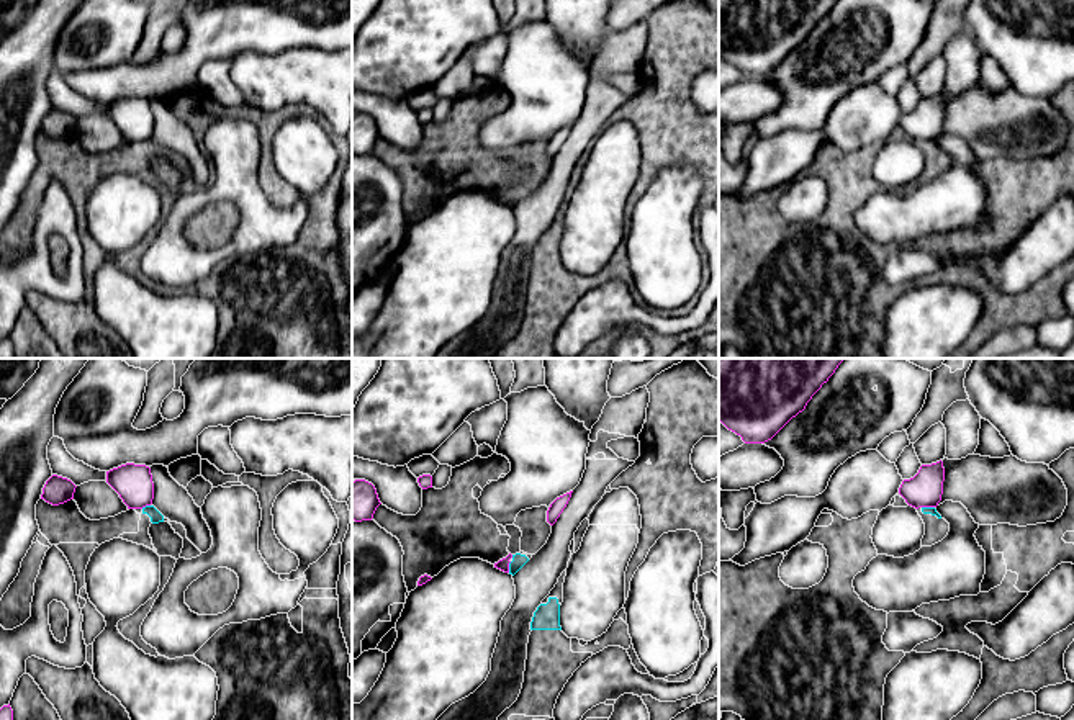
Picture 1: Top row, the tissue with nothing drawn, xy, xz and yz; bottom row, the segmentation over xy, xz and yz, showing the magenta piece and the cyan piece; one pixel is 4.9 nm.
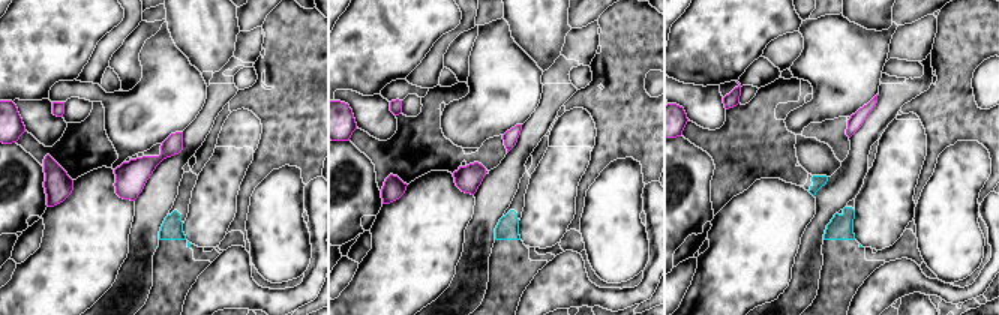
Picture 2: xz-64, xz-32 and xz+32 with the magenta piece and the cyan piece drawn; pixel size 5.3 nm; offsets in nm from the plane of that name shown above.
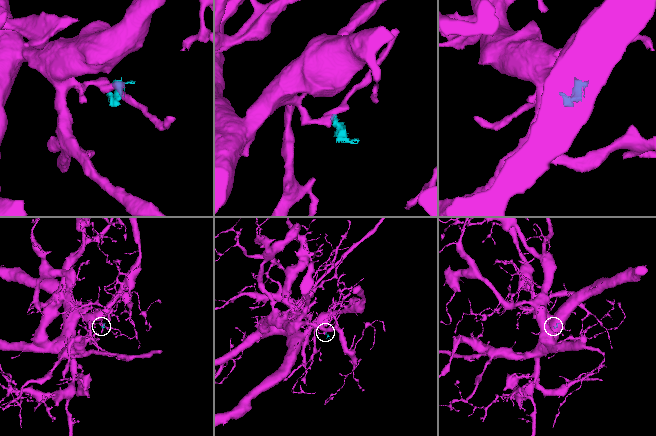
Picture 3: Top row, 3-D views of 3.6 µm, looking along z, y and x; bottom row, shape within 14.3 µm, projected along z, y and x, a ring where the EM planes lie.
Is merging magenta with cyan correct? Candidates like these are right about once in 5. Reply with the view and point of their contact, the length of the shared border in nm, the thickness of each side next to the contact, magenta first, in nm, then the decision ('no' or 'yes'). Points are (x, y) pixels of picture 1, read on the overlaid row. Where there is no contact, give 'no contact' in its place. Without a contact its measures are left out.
contact xz (508, 566); length 60 nm; calibres 60 and 70 nm; no

